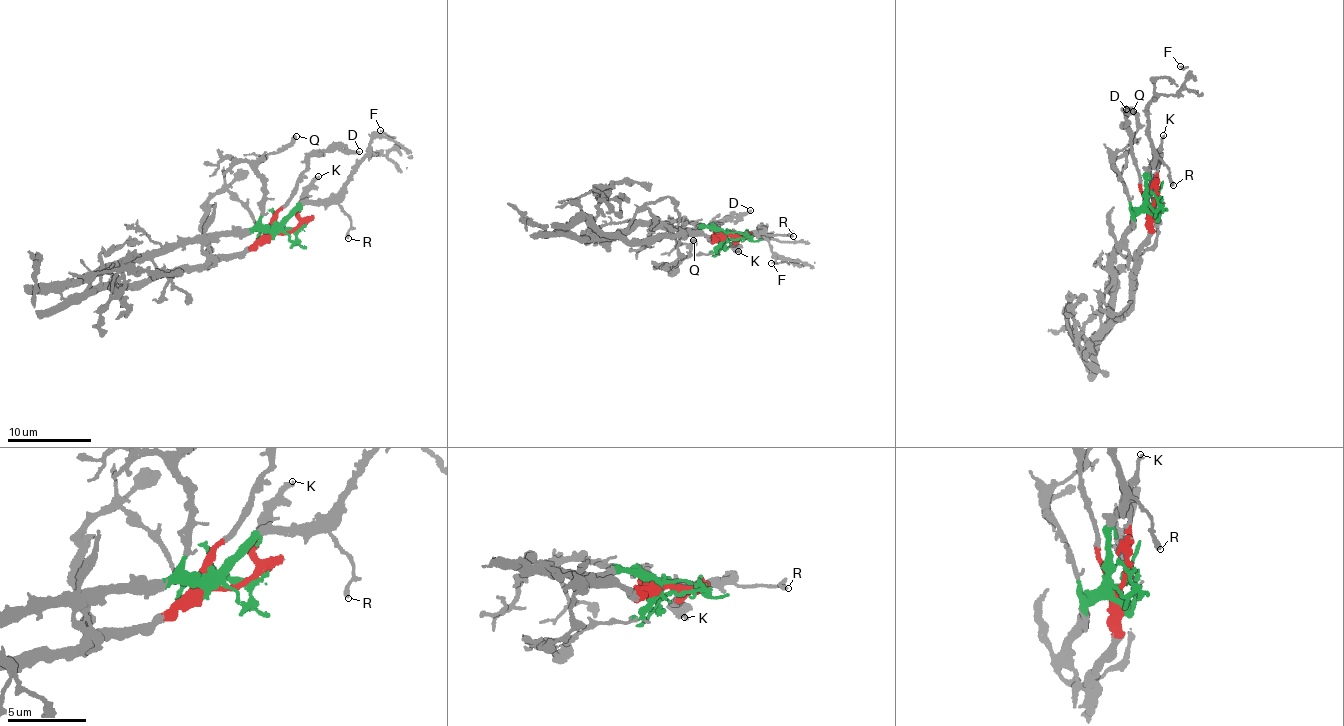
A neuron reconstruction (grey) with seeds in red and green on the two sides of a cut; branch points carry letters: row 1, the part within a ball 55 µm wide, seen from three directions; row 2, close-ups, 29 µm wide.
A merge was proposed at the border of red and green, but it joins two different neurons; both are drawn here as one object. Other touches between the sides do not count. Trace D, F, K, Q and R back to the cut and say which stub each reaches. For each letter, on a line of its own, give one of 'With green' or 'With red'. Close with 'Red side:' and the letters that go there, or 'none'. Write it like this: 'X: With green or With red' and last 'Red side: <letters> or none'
D: With red
F: With green
K: With red
Q: With green
R: With green
Red side: D, K

